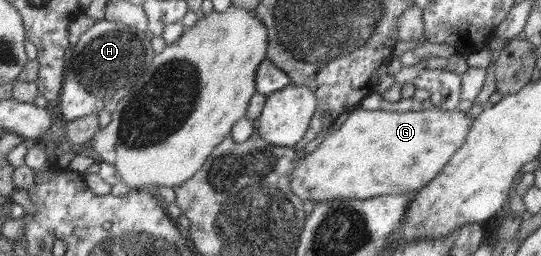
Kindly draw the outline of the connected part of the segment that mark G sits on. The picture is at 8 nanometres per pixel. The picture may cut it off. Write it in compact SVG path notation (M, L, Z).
M436 108L414 112L390 112L383 110L350 110L349 117L336 125L336 131L324 139L317 149L300 157L290 181L292 194L302 202L332 202L332 200L383 197L420 190L436 175L454 153L465 143L473 119L460 109Z

